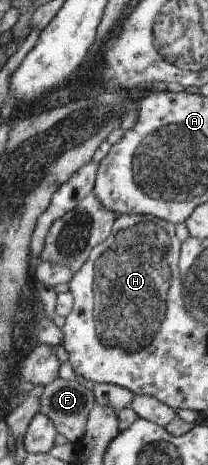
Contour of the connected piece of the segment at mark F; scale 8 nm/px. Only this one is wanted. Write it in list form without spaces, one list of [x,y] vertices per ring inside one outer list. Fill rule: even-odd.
[[[57,377],[45,385],[40,411],[51,416],[60,433],[75,443],[87,433],[90,415],[97,405],[95,392],[82,378]]]

